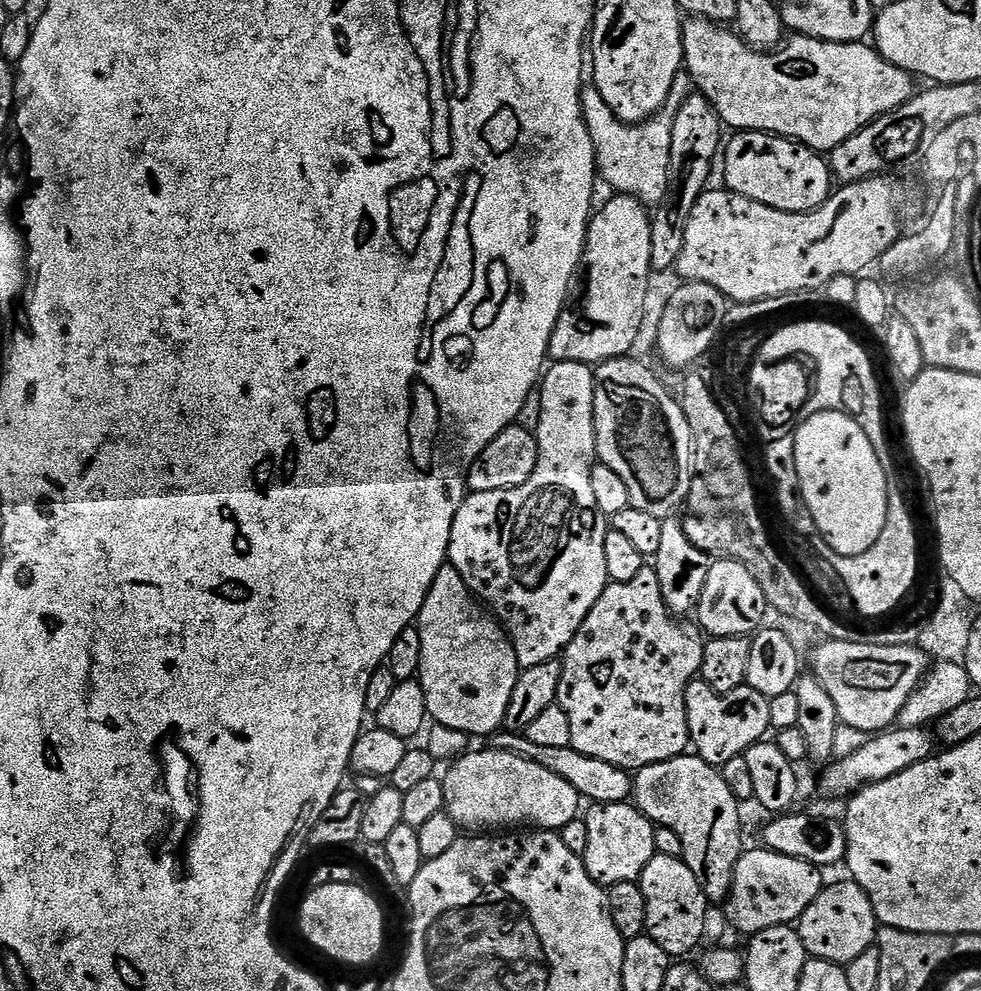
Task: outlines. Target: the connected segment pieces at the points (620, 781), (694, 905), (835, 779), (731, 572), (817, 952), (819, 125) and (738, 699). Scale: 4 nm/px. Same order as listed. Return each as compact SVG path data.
M507 730L493 732L490 737L491 747L500 752L513 752L527 760L536 760L550 774L558 774L558 778L566 778L570 786L585 801L592 804L623 804L632 796L633 777L629 769L610 766L610 762L601 762L599 758L586 758L586 754L578 754L571 746L537 746L530 742L524 734L517 734Z
M657 854L650 862L650 866L646 866L646 870L642 870L638 883L646 898L646 934L654 942L658 942L658 946L662 946L662 950L666 950L669 957L687 957L684 955L703 938L704 923L707 922L708 911L710 911L706 894L702 890L702 886L698 886L698 878L694 878L690 866L686 866L681 857Z
M893 726L887 731L877 732L871 738L865 739L863 746L856 753L829 763L821 771L825 772L820 776L820 788L828 796L851 797L865 784L877 784L914 766L920 760L929 760L934 755L932 740L934 744L933 733L927 727L906 729Z
M720 558L711 565L706 576L700 601L694 609L694 616L697 616L695 619L699 627L709 637L752 636L760 631L765 623L764 615L769 615L769 612L768 599L766 594L762 594L762 586L754 582L754 574L750 574L750 570L742 566L742 562Z
M854 882L832 884L820 891L800 916L798 931L809 957L846 966L877 943L878 921L870 898Z
M689 17L683 26L683 50L685 69L693 85L711 102L721 123L732 130L771 132L828 154L882 114L898 110L914 95L913 77L882 58L869 43L832 43L796 34L775 52L765 52L752 49L735 31L730 31L711 20Z
M699 678L688 683L684 695L688 739L695 755L708 764L717 766L738 758L755 744L761 743L772 728L769 697L758 694L758 690L747 686L729 692L719 692Z

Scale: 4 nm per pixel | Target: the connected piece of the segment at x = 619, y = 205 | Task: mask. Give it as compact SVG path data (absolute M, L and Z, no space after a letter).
M619 194L610 195L604 205L588 222L586 246L582 261L584 276L584 293L576 305L565 307L564 313L554 326L554 334L550 338L548 355L555 362L582 362L589 366L599 366L608 360L618 360L629 355L642 326L643 310L647 280L652 274L650 262L650 234L652 233L652 216L648 205L636 196Z

